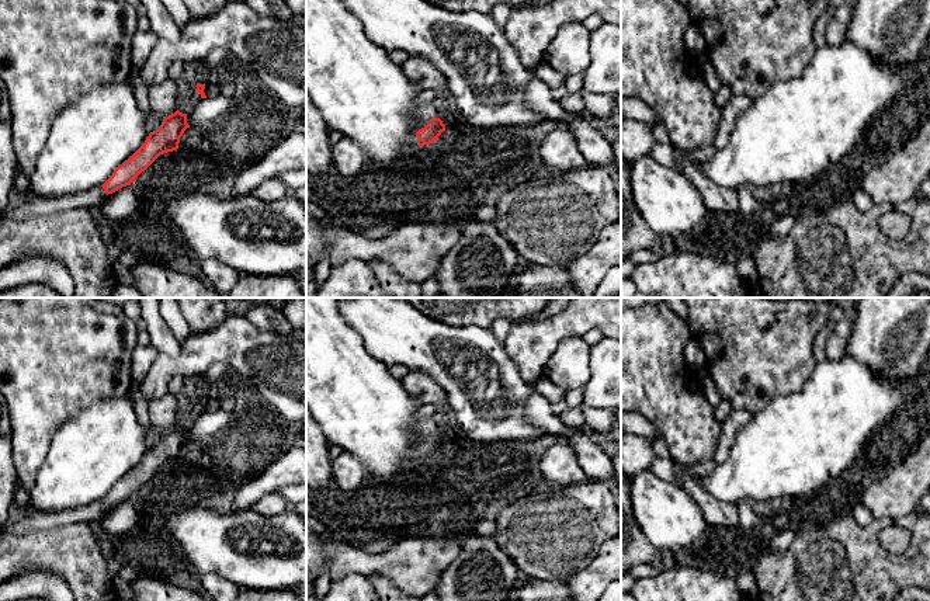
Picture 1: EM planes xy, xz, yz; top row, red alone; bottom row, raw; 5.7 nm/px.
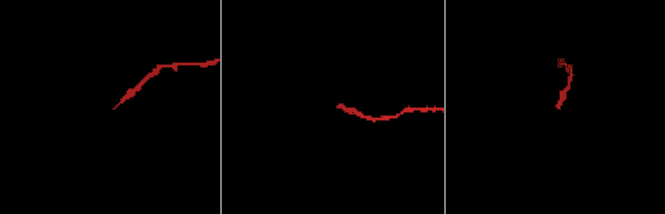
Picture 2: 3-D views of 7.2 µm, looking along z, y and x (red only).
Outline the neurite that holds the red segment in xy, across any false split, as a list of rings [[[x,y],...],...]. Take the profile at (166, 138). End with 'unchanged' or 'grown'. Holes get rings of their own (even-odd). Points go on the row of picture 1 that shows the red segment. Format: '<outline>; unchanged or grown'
[[[177,110],[174,114],[166,117],[156,131],[149,133],[145,143],[128,160],[118,166],[101,187],[55,199],[15,198],[0,213],[0,222],[7,218],[34,218],[76,208],[90,208],[96,211],[108,194],[131,185],[160,154],[177,150],[180,138],[187,128],[190,128],[187,114]]]; grown

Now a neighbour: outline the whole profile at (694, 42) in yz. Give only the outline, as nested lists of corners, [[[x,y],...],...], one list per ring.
[[[690,24],[684,32],[684,48],[693,62],[705,52],[705,39],[695,24]]]

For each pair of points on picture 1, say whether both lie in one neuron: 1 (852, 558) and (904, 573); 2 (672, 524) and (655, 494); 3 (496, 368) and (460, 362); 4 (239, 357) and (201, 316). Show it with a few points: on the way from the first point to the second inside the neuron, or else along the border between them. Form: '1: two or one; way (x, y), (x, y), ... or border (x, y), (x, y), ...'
1: one; way (864, 570), (867, 573), (891, 573)
2: one; way (669, 517), (655, 502)
3: one; way (488, 368), (474, 368), (468, 362)
4: two; border (228, 315), (218, 326), (202, 334)

